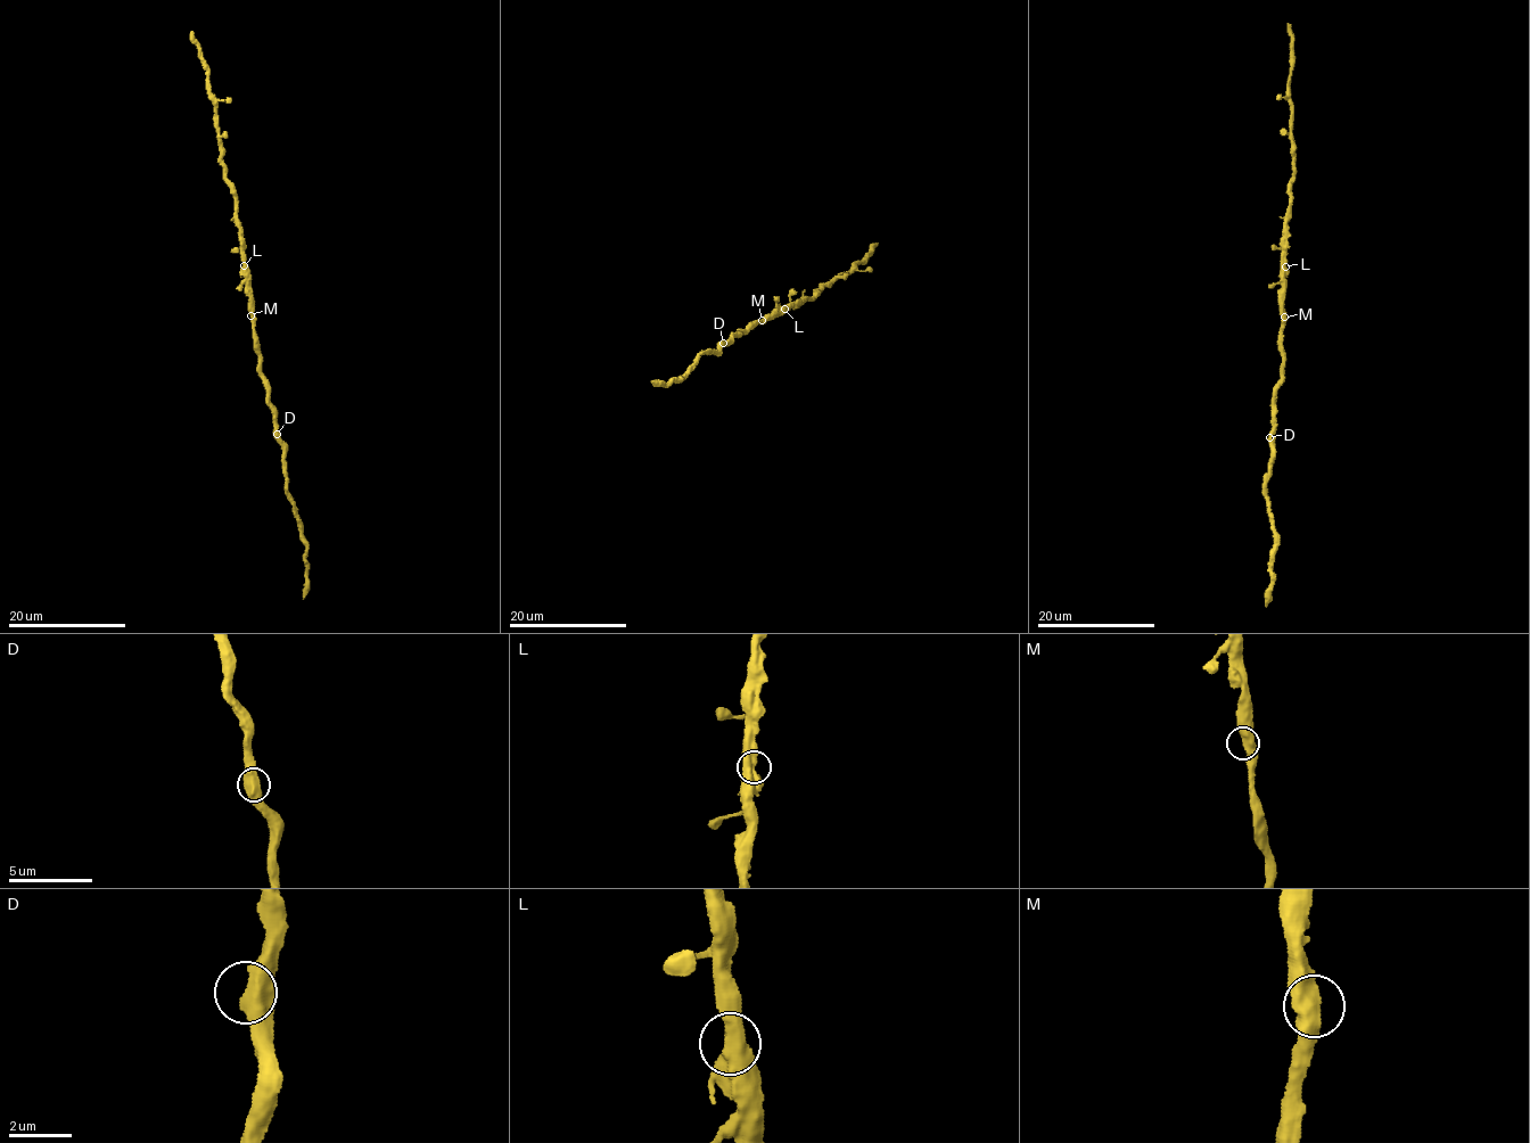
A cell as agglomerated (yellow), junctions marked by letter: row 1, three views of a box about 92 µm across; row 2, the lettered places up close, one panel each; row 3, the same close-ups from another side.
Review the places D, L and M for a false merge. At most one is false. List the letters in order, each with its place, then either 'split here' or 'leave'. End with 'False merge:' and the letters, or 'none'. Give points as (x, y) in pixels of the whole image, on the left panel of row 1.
D: (277, 434) | leave
L: (244, 265) | leave
M: (251, 315) | leave
False merge: none

